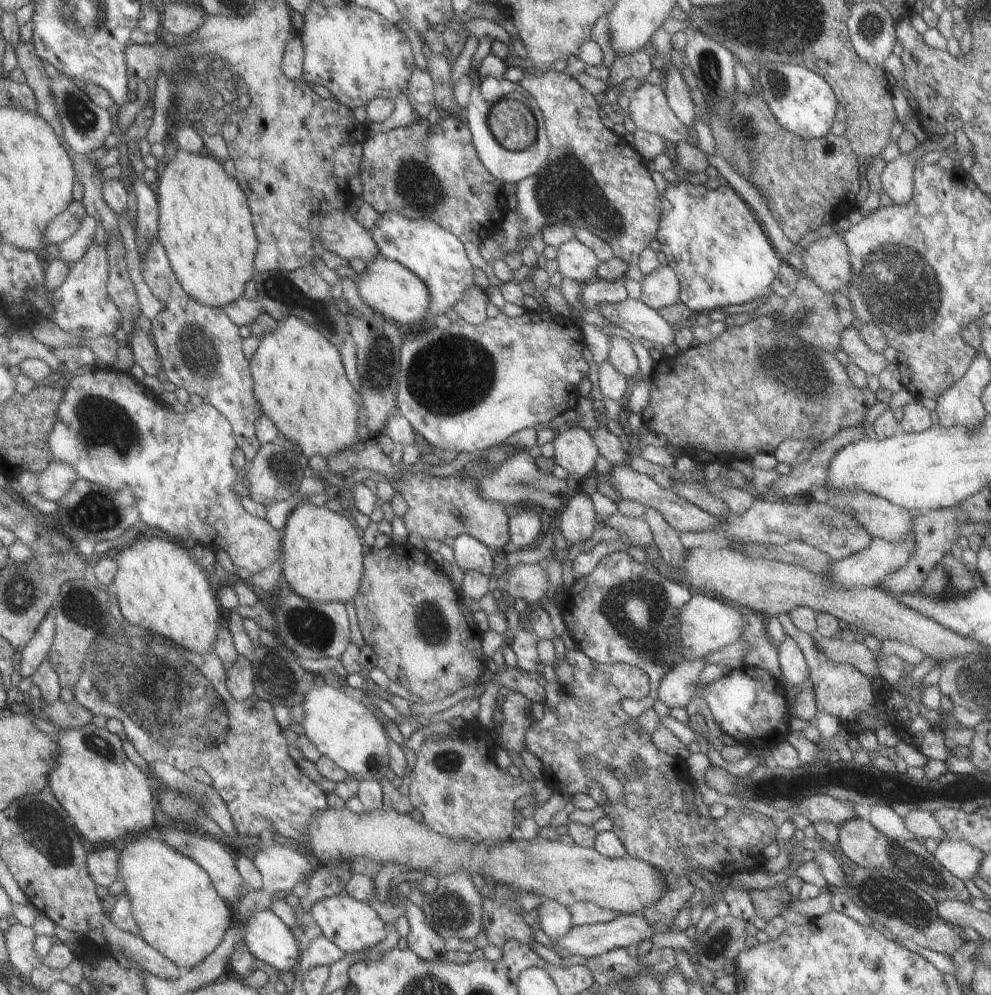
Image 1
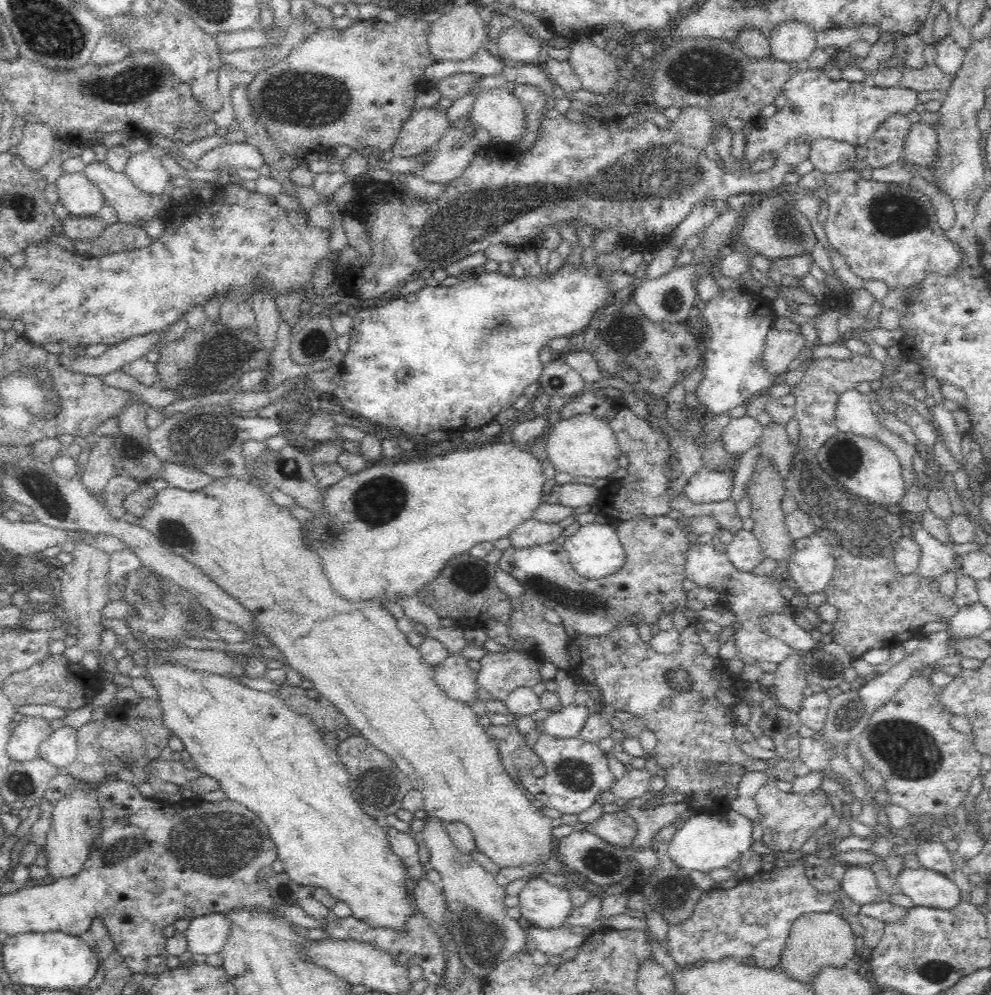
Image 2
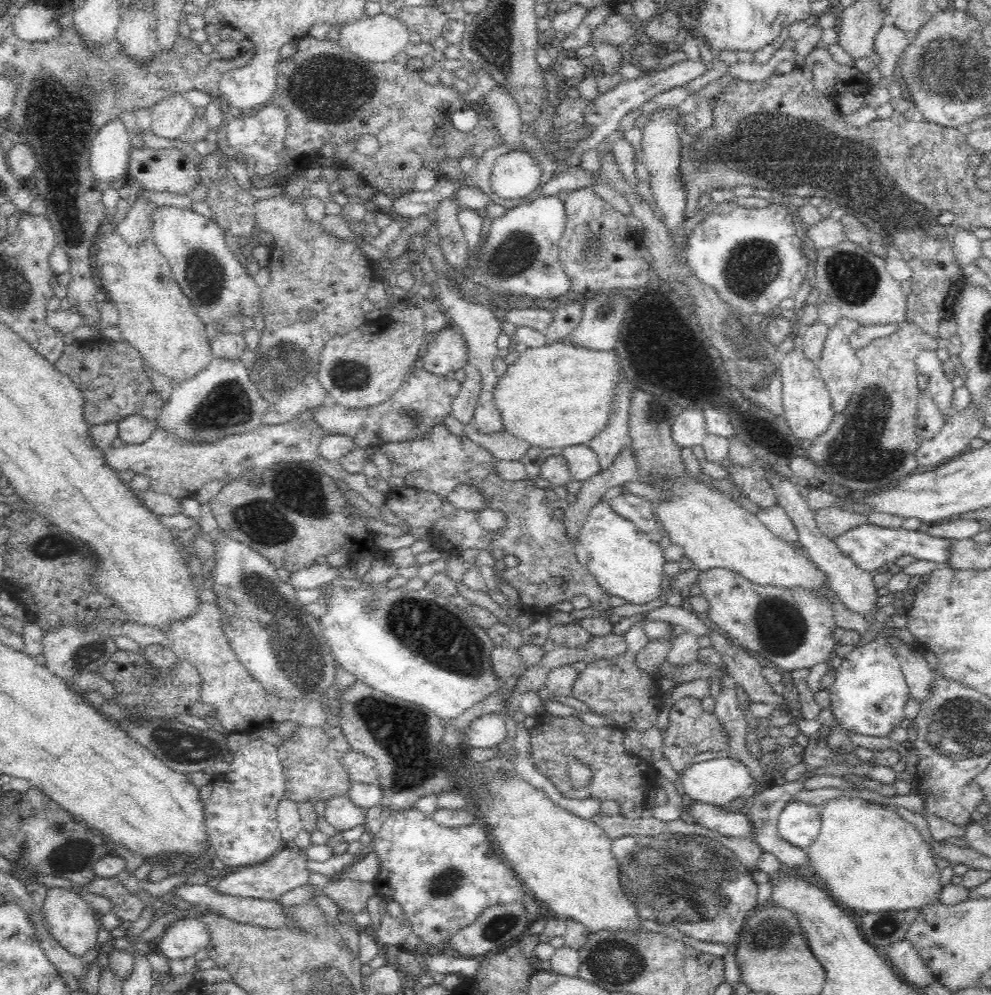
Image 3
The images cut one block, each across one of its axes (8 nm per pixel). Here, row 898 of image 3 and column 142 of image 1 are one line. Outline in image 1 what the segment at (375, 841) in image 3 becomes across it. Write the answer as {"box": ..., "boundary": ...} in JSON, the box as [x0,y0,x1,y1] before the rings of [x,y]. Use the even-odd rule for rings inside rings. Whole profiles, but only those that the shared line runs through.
{"box":[48,367,284,574],"boundary":[[[92,367],[89,372],[81,374],[81,376],[67,376],[67,383],[66,394],[63,397],[62,406],[58,410],[58,424],[55,425],[54,430],[48,437],[48,445],[54,454],[55,461],[70,464],[74,471],[77,471],[79,479],[87,479],[113,490],[131,487],[134,490],[136,507],[139,509],[142,522],[145,522],[151,528],[160,529],[181,540],[192,538],[195,542],[197,540],[197,544],[201,544],[201,546],[211,547],[213,550],[223,550],[228,553],[235,566],[246,568],[251,574],[265,570],[273,562],[279,562],[282,565],[284,560],[283,530],[277,530],[266,519],[263,520],[250,514],[248,510],[243,508],[242,496],[235,494],[235,490],[233,490],[235,480],[237,480],[233,458],[236,451],[239,450],[238,438],[234,434],[231,421],[220,410],[217,410],[212,404],[203,402],[192,411],[174,412],[173,409],[171,410],[170,403],[163,400],[163,395],[155,394],[153,389],[145,385],[145,380],[137,381],[129,372],[118,371],[113,367],[104,369]]]}

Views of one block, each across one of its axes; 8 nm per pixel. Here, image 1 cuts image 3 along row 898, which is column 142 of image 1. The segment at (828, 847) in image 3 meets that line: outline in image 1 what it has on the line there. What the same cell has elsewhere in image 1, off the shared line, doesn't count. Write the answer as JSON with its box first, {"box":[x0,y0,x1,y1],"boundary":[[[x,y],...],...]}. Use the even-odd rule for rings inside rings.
{"box":[119,833,236,970],"boundary":[[[152,833],[128,839],[119,854],[120,878],[130,894],[139,935],[177,966],[191,970],[201,965],[222,944],[236,919],[234,908],[218,893],[210,874],[198,862]]]}

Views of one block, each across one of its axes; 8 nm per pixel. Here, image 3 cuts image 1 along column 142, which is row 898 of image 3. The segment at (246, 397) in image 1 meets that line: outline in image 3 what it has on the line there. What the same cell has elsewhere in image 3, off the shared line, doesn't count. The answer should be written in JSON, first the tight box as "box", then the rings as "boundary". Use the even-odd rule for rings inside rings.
{"box":[215,845,310,900],"boundary":[[[293,845],[279,850],[264,862],[243,866],[236,872],[230,872],[220,880],[215,891],[224,896],[255,898],[264,900],[278,900],[282,895],[298,886],[308,883],[310,869],[307,867],[308,858],[304,850]]]}

